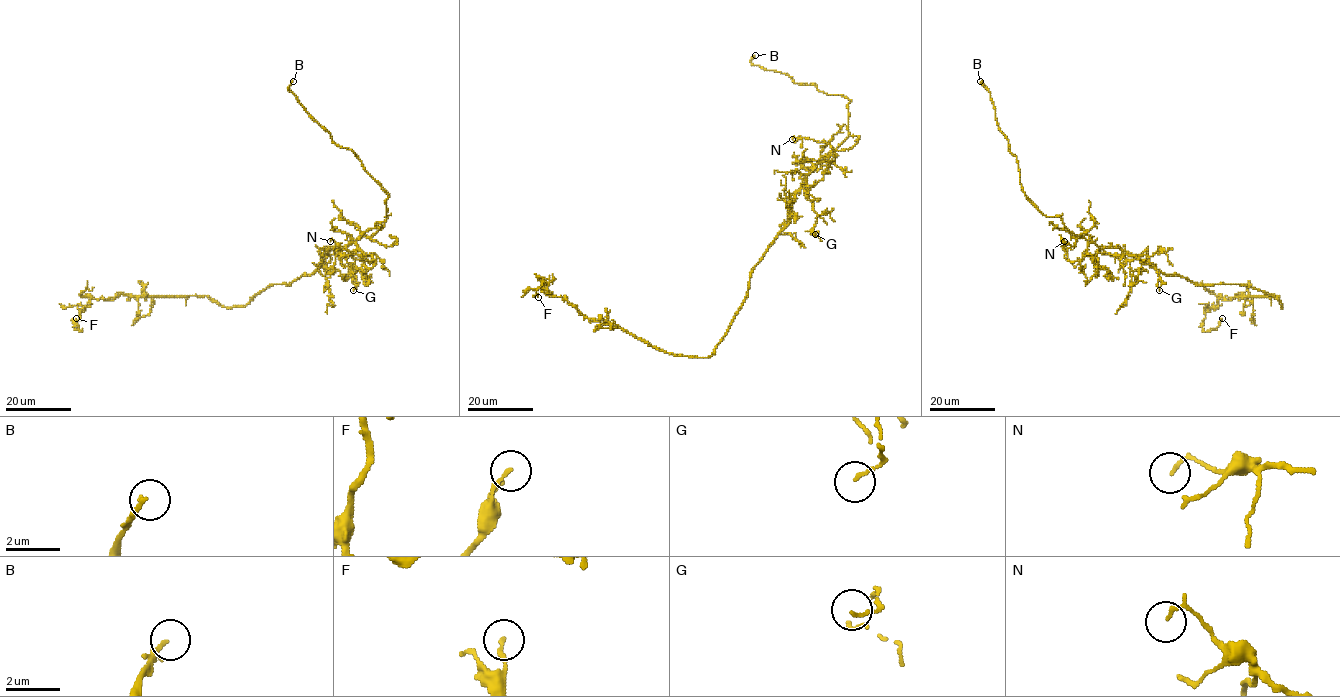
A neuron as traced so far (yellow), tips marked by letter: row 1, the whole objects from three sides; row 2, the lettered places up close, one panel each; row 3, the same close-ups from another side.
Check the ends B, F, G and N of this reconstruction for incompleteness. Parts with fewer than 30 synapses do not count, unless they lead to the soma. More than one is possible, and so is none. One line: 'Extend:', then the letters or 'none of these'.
Extend: B

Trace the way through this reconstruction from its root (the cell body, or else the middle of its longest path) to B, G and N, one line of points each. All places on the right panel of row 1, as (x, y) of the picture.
B: (1179, 275), (1119, 248), (1097, 247), (1059, 216), (1045, 216), (1025, 195), (1017, 158), (980, 81)
G: (1179, 275), (1164, 274), (1119, 248), (1103, 248), (1151, 263), (1159, 290)
N: (1179, 275), (1164, 274), (1127, 251), (1093, 242), (1087, 243), (1088, 254), (1080, 261), (1070, 261), (1064, 241)

